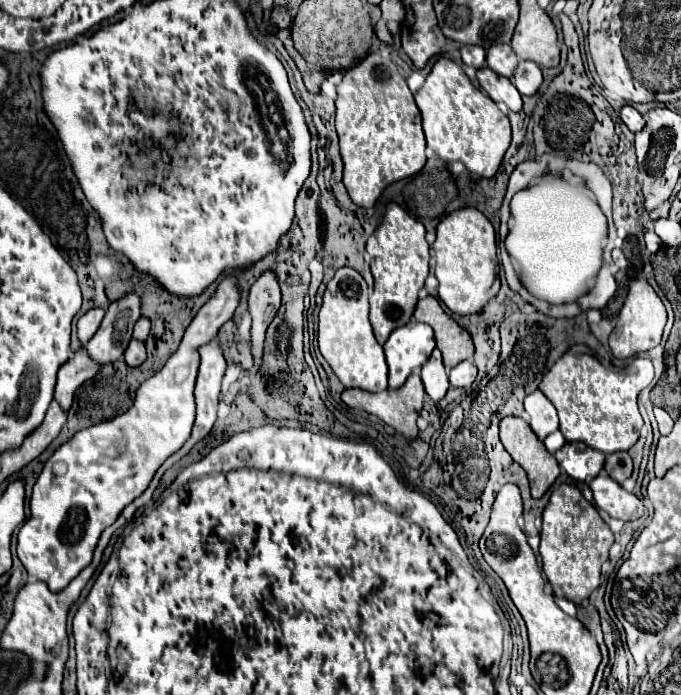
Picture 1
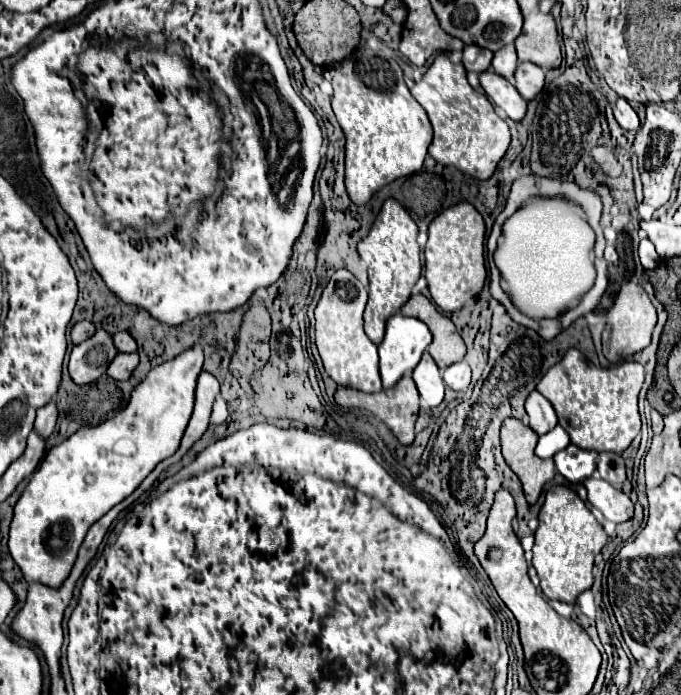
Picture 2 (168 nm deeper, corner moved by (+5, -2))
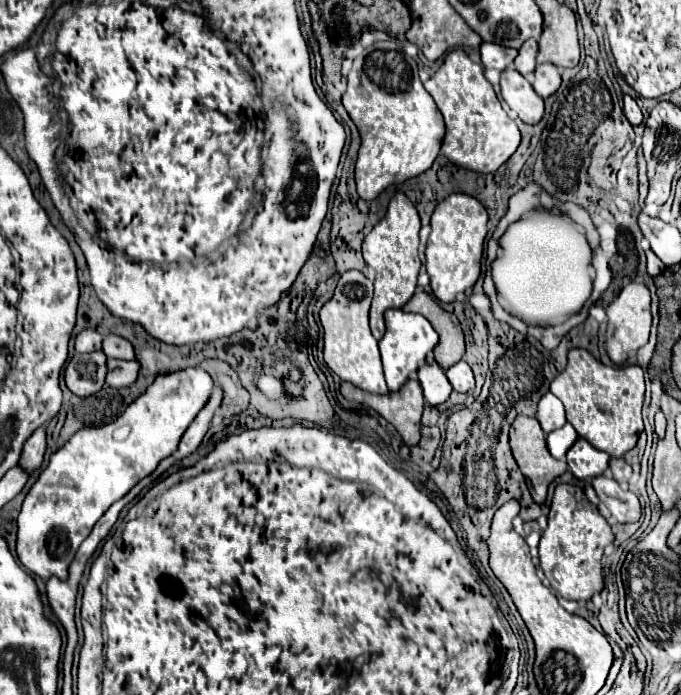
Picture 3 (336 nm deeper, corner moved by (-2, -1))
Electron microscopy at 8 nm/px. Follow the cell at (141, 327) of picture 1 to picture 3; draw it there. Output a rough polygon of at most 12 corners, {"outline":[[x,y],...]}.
{"outline":[[108,334],[102,350],[108,358],[134,360],[134,346],[126,338]]}

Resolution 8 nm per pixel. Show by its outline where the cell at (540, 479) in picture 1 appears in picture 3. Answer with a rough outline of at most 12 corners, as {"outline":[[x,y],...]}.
{"outline":[[536,418],[510,428],[512,454],[542,504],[566,462],[550,456]]}

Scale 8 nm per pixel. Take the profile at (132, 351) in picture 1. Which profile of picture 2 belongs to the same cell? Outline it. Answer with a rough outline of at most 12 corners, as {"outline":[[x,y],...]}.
{"outline":[[137,353],[117,355],[107,375],[115,381],[131,377],[139,365]]}

